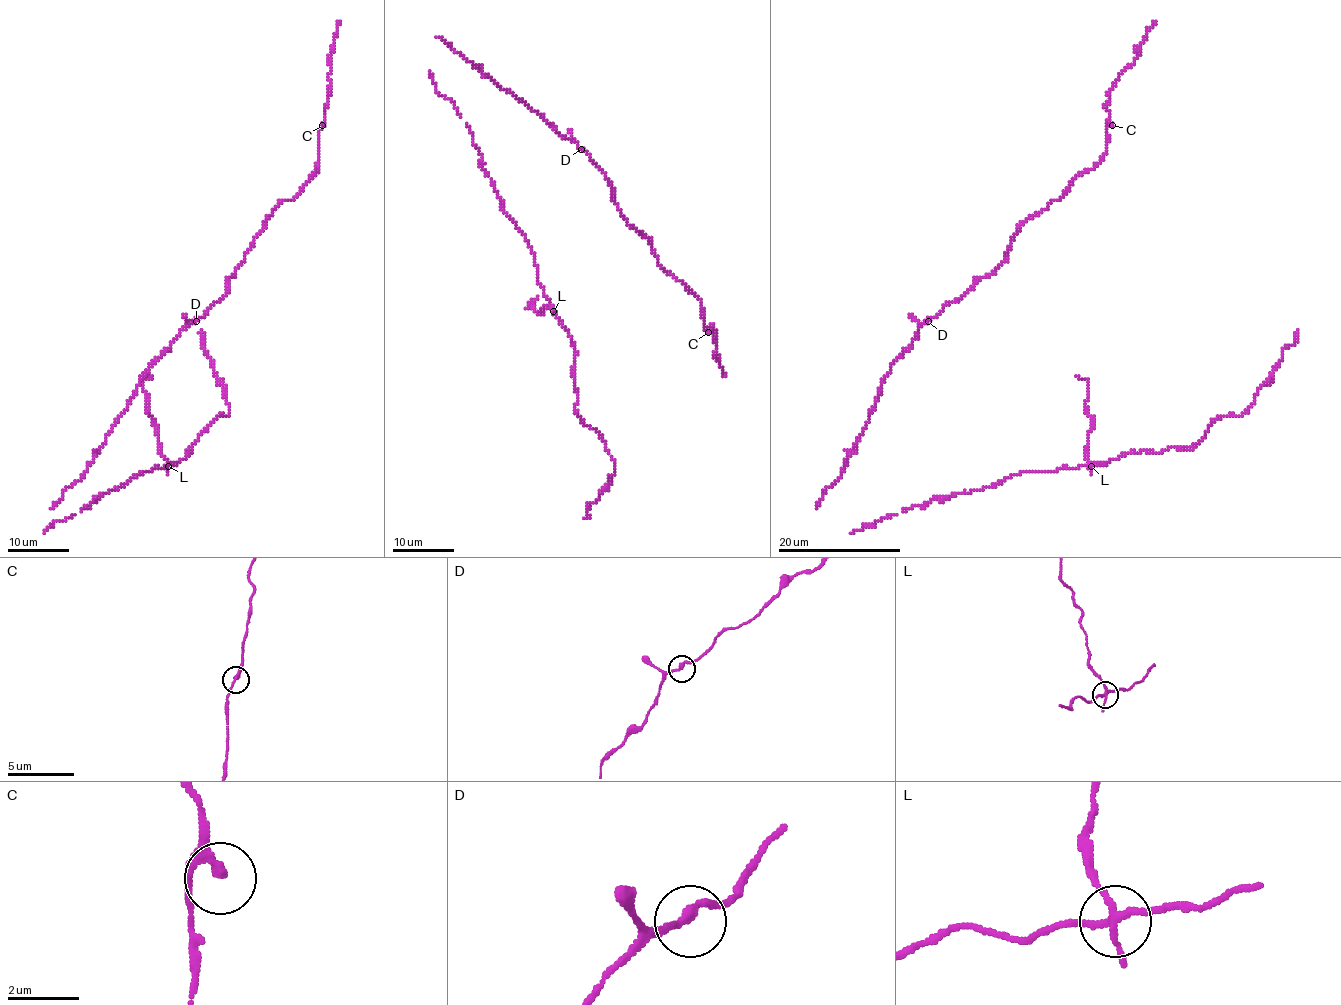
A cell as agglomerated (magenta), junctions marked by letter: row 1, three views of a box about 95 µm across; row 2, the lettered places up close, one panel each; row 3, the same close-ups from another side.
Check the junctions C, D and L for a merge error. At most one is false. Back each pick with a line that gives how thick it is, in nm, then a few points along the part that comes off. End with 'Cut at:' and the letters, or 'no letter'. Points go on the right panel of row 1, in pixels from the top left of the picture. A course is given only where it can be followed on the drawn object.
L: calibre 180 nm; course (1090, 466), (1087, 435), (1093, 426), (1093, 418), (1087, 412), (1089, 386), (1086, 380), (1076, 377)
Cut at: L

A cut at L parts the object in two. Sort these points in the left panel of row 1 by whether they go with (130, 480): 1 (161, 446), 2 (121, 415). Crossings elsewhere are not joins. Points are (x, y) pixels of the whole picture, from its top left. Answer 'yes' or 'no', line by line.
1: no
2: yes

